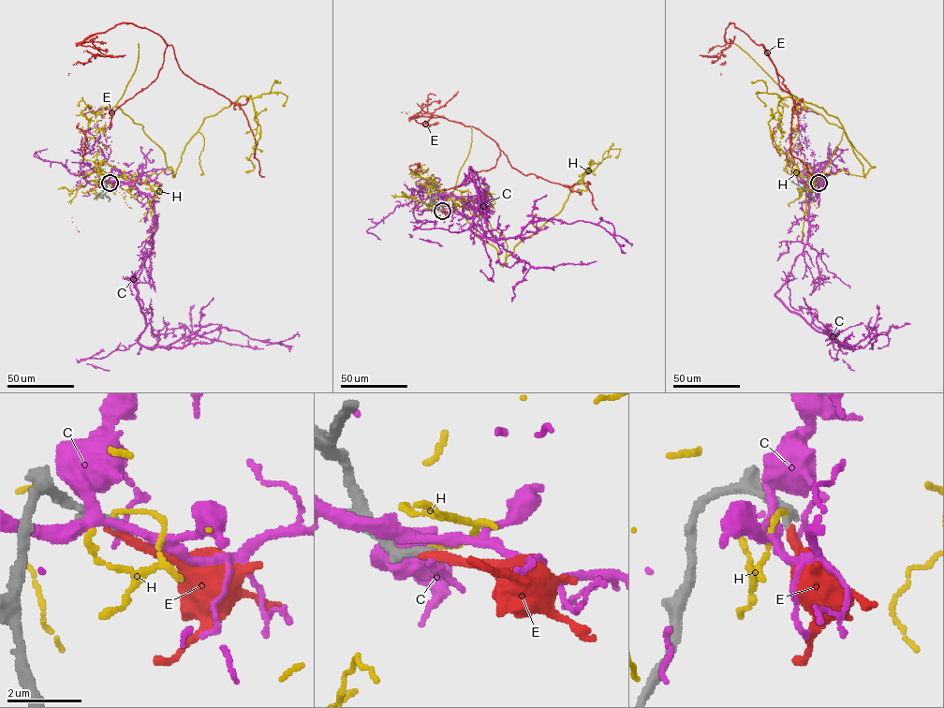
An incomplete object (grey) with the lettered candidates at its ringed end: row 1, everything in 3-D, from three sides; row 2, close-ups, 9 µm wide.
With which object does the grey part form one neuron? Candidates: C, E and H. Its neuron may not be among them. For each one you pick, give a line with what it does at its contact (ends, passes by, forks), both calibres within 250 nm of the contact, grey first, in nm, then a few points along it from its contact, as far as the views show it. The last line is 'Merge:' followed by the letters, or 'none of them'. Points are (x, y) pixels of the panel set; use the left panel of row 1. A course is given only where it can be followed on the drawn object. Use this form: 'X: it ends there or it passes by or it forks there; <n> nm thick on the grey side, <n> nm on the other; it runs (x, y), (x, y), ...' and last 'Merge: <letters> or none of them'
Merge: none of them

